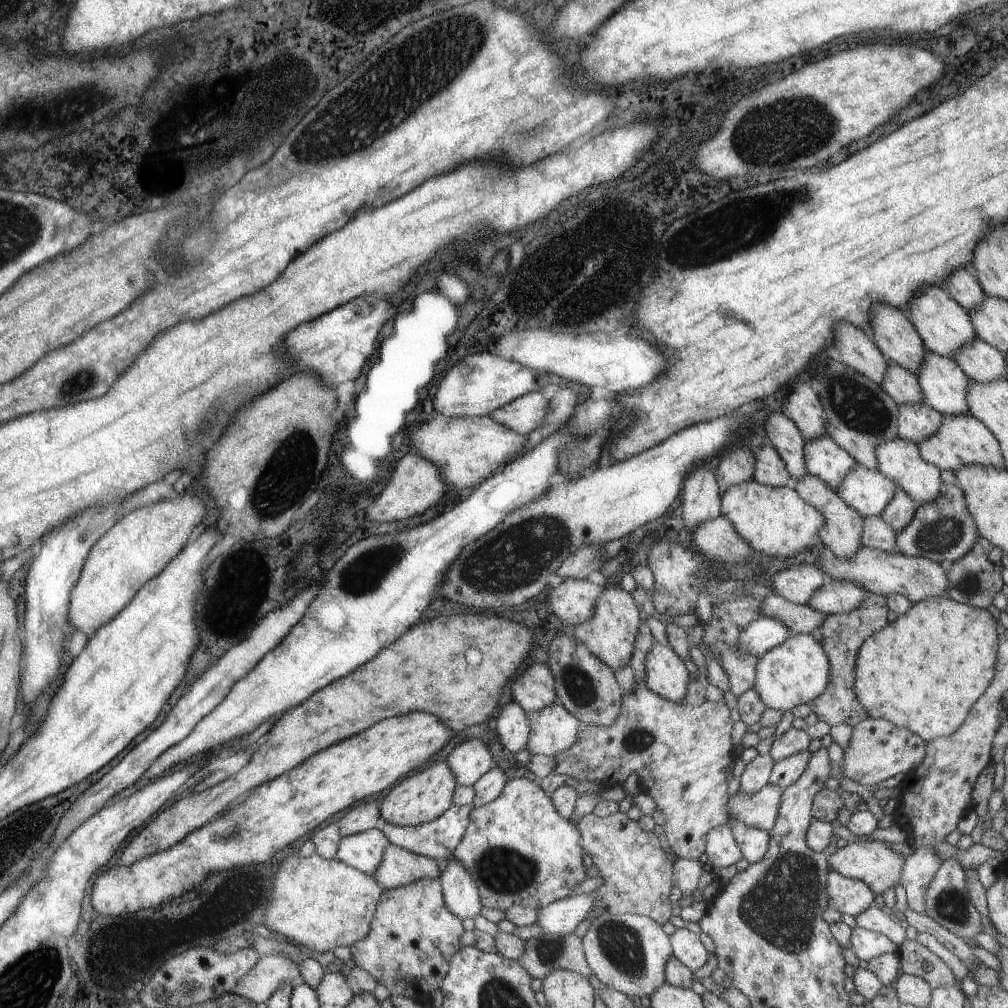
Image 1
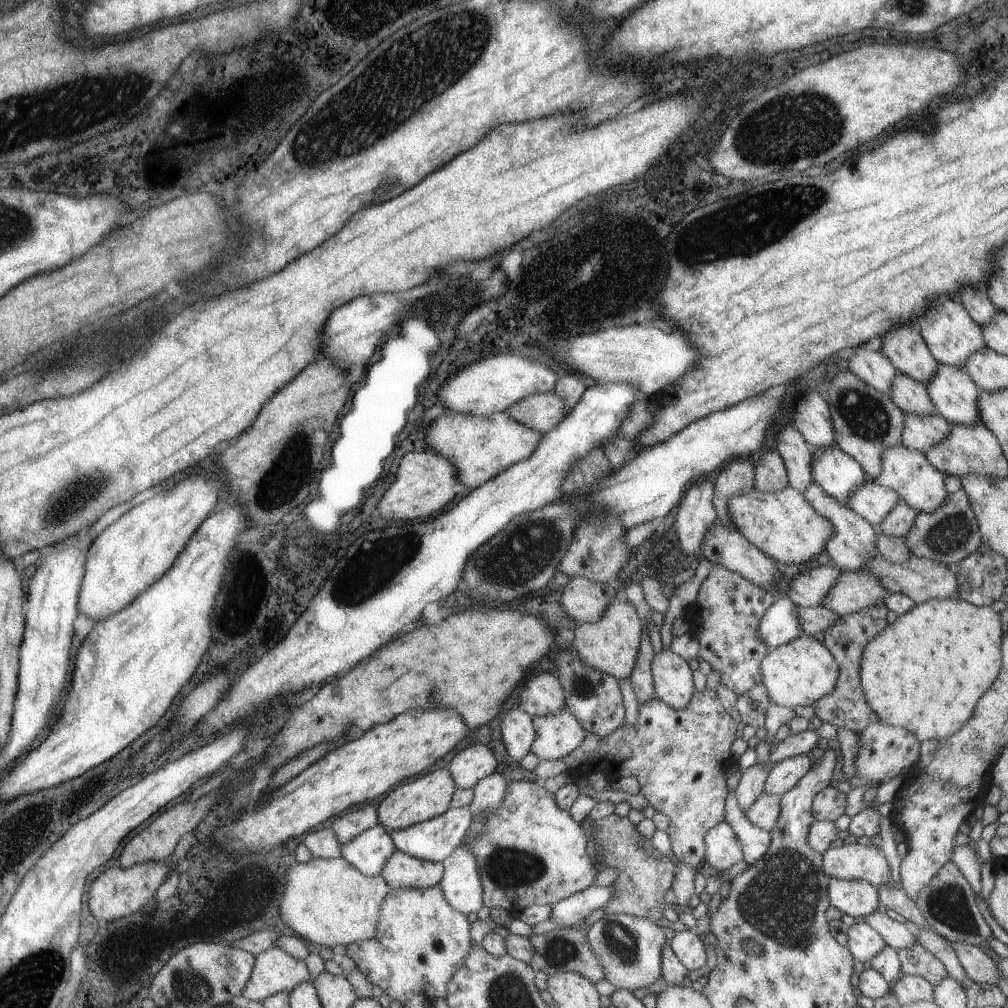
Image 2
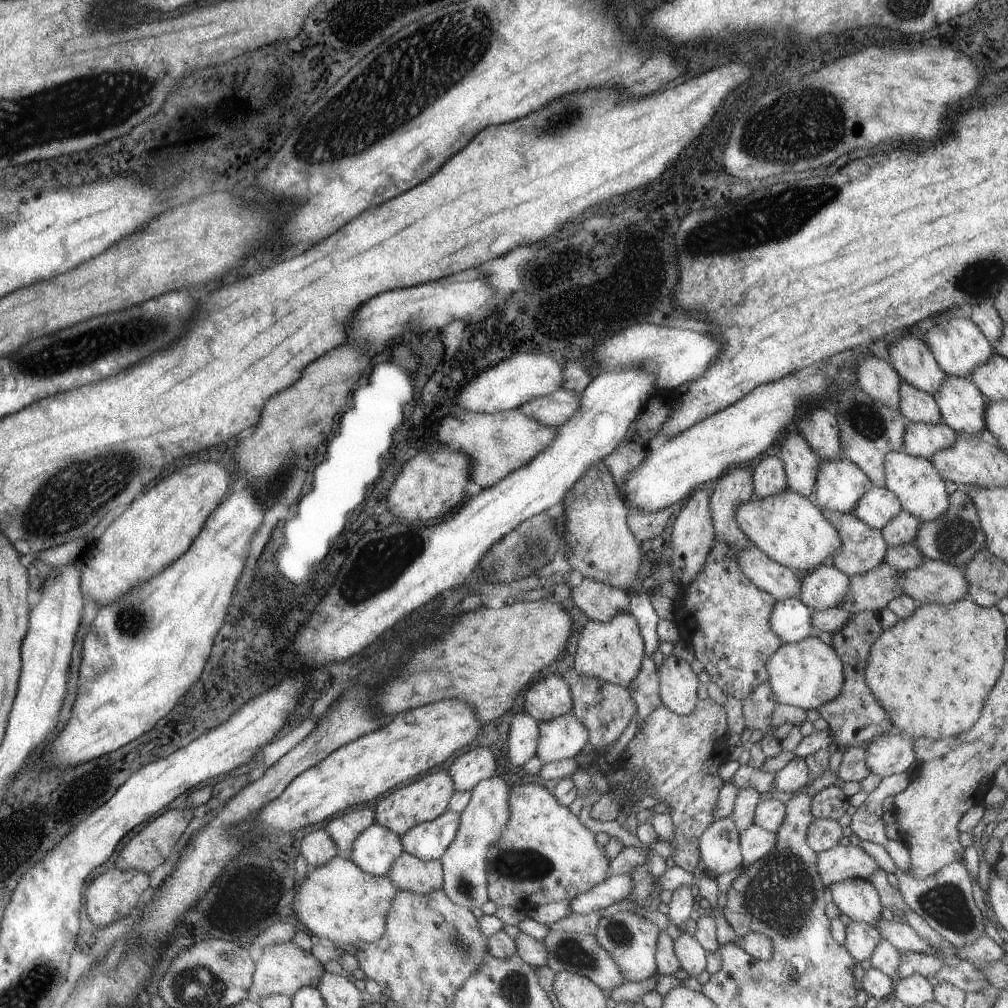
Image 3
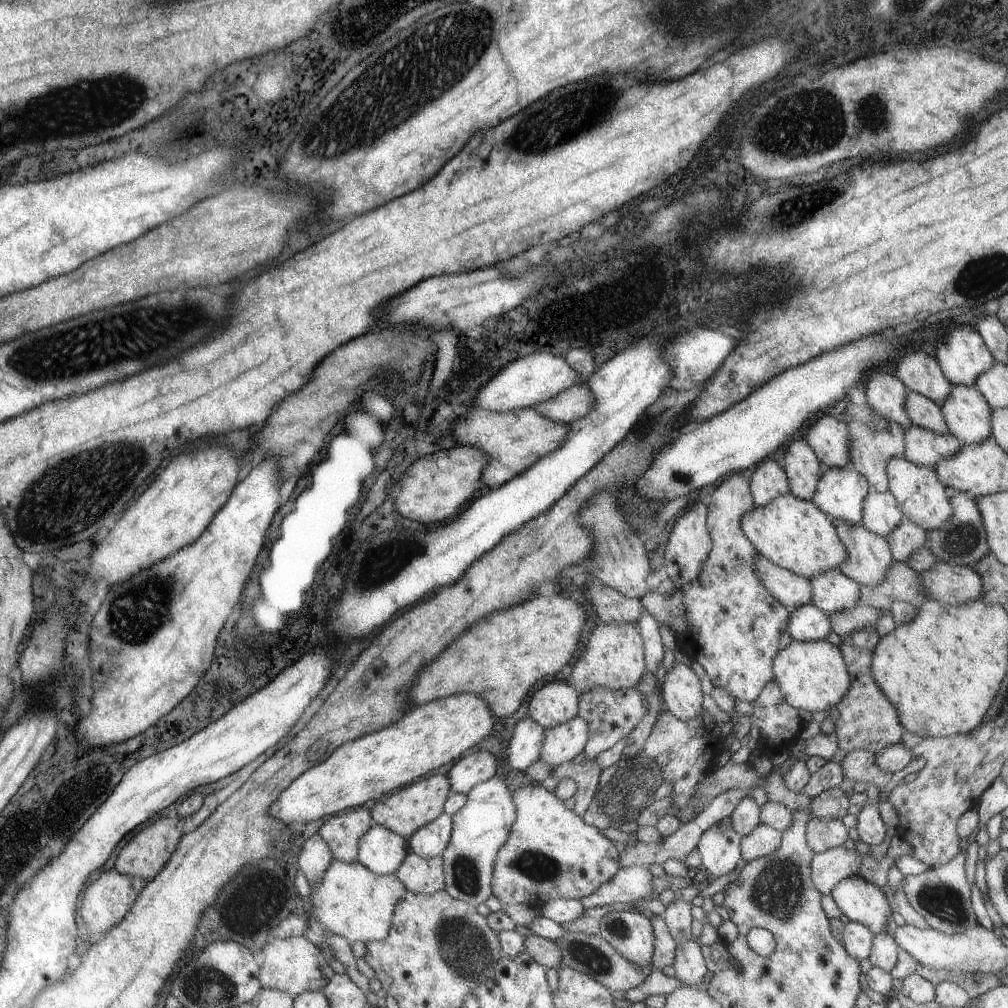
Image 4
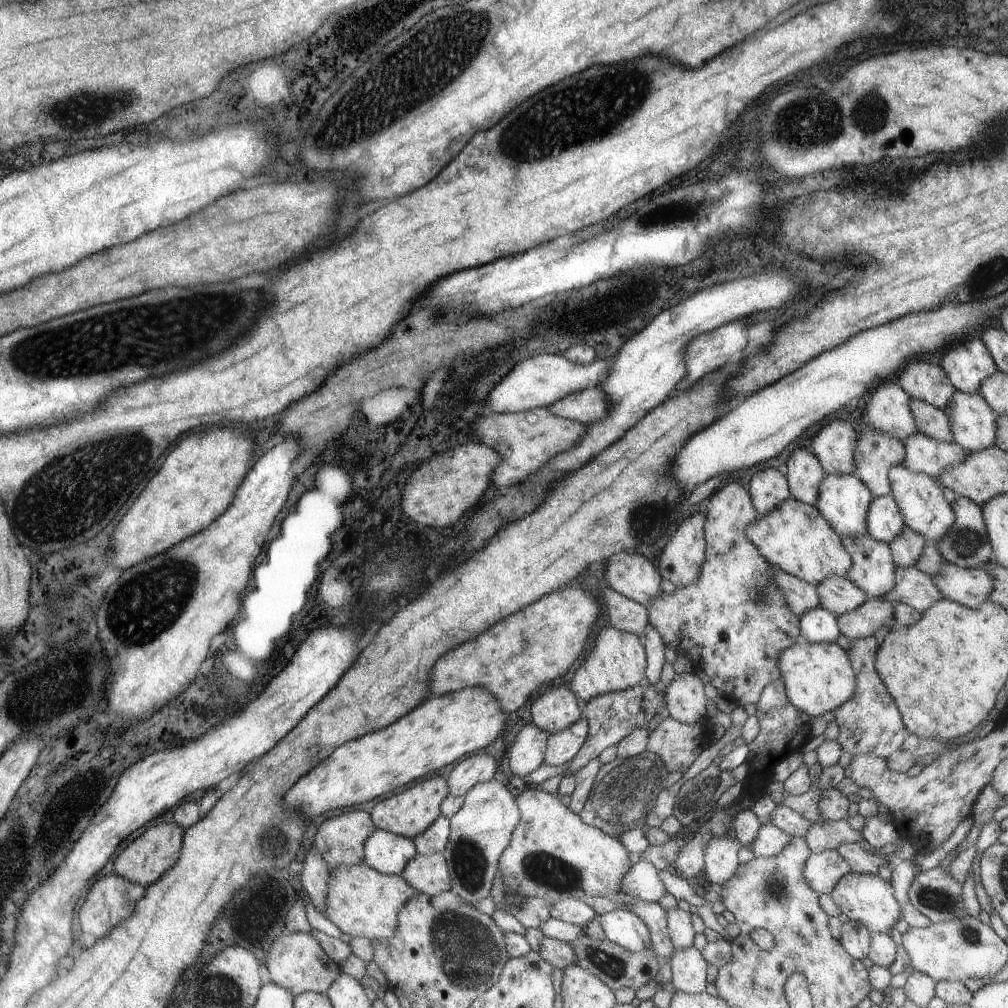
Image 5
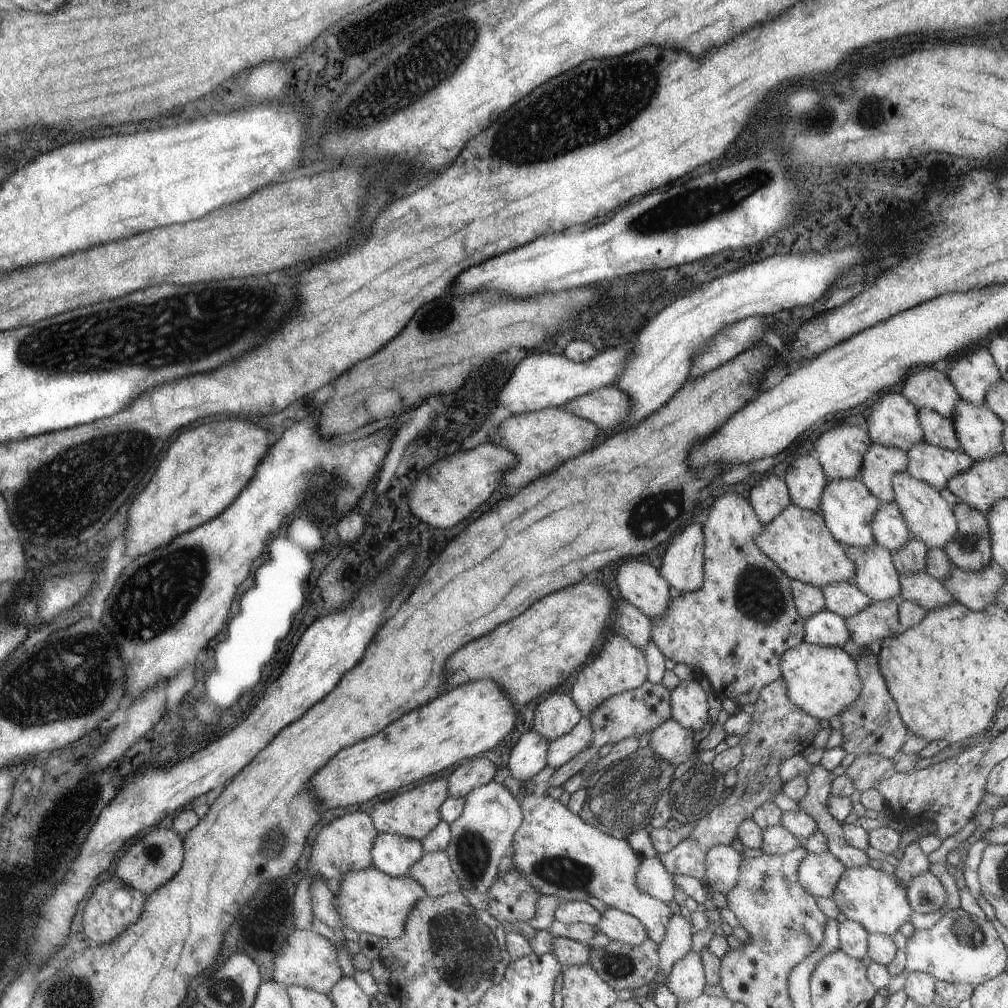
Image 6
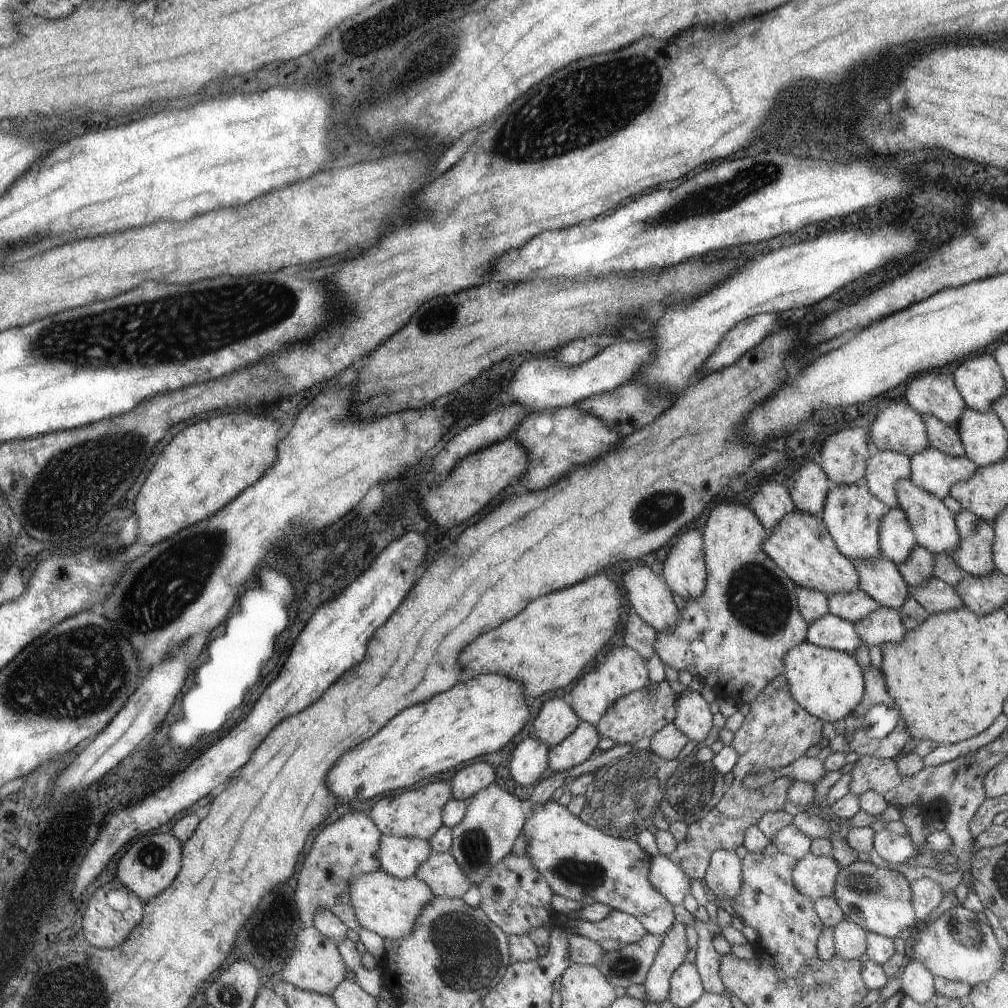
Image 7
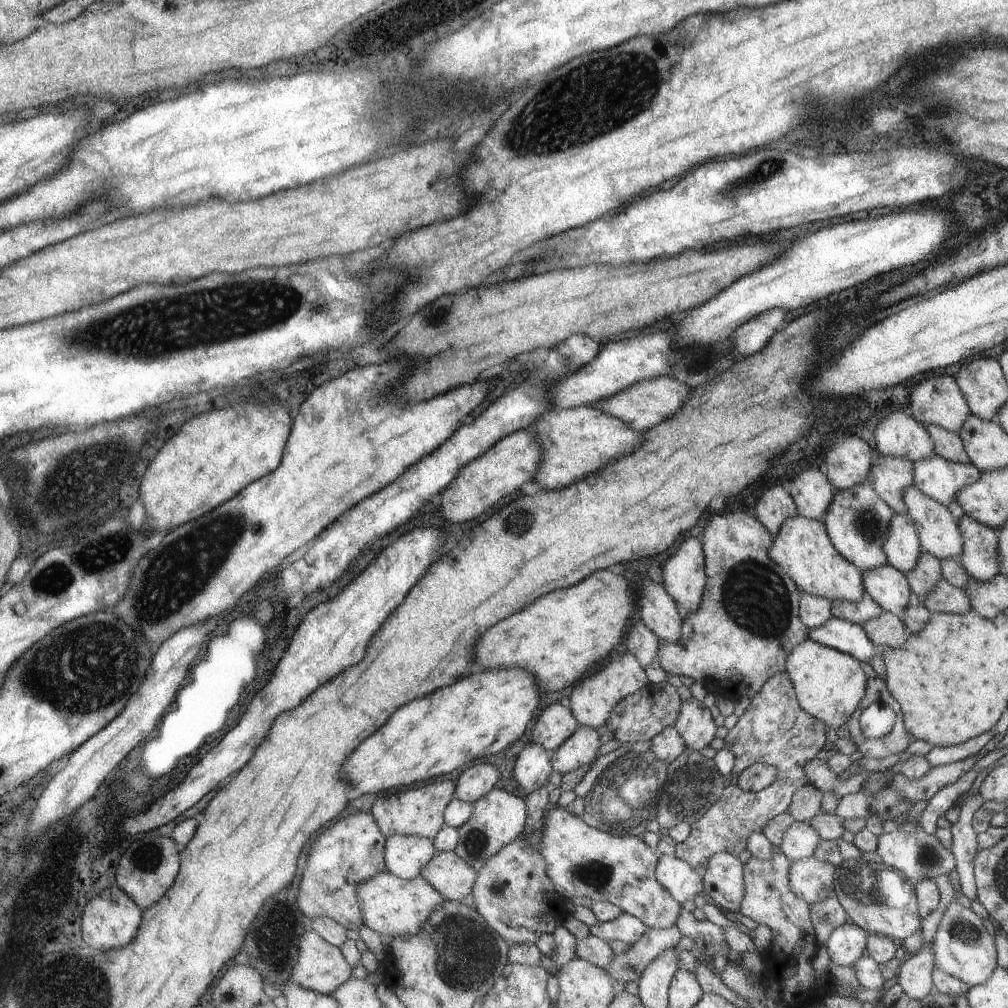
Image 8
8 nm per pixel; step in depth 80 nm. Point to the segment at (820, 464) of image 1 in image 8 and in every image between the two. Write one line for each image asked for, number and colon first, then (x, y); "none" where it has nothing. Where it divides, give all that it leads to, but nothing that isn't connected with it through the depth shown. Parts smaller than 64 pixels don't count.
2: (838, 474)
3: (839, 484)
4: (839, 493)
5: (843, 499)
6: (846, 505)
7: (852, 514)
8: (857, 519)

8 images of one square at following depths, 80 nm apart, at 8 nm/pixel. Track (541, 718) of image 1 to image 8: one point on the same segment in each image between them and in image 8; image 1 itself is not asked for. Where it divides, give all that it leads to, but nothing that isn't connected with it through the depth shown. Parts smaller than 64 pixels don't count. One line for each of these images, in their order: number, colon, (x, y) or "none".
2: (556, 735)
3: (563, 738)
4: (561, 742)
5: (562, 746)
6: (568, 746)
7: (575, 748)
8: (581, 748)

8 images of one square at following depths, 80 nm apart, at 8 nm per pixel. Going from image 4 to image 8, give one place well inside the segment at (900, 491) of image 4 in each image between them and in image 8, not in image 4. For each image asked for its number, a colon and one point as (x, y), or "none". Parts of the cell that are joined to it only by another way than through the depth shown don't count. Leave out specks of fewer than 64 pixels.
5: (924, 510)
6: (928, 518)
7: (932, 523)
8: (937, 532)

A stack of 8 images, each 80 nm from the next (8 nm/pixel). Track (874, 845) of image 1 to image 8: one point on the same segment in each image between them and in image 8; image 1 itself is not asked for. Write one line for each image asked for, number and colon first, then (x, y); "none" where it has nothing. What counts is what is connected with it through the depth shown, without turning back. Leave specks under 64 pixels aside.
2: (867, 863)
3: (837, 863)
4: (829, 867)
5: (822, 870)
6: (818, 874)
7: (814, 876)
8: (810, 878)

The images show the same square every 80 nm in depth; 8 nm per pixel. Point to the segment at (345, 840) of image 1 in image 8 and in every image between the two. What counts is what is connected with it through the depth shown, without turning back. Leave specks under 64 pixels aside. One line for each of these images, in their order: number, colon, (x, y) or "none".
2: (368, 851)
3: (374, 851)
4: (379, 850)
5: (387, 853)
6: (393, 854)
7: (400, 857)
8: (405, 855)

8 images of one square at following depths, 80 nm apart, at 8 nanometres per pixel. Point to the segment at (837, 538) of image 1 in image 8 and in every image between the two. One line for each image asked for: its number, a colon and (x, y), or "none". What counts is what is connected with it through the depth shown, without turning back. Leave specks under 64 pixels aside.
2: (852, 544)
3: (863, 548)
4: (868, 556)
5: (872, 570)
6: (875, 576)
7: (880, 579)
8: (887, 586)

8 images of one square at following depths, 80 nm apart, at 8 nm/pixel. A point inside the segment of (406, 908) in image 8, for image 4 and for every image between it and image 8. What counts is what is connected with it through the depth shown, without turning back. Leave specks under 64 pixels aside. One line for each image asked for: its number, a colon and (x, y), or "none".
4: (349, 901)
5: (362, 903)
6: (368, 901)
7: (389, 906)

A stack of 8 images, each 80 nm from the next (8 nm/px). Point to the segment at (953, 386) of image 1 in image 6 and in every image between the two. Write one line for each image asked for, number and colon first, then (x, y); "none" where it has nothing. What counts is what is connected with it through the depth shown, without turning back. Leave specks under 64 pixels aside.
2: (954, 395)
3: (962, 407)
4: (966, 412)
5: (973, 422)
6: (979, 431)

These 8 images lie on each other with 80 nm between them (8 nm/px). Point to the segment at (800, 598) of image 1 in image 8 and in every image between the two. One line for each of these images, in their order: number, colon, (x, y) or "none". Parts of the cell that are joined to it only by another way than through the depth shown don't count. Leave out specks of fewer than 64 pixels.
2: (807, 588)
3: (825, 586)
4: (831, 591)
5: (836, 594)
6: (843, 599)
7: (851, 605)
8: (857, 612)

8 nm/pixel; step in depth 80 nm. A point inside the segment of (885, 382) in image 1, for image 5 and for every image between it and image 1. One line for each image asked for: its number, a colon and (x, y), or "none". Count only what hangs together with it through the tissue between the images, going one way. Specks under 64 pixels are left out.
2: (909, 395)
3: (916, 405)
4: (921, 411)
5: (933, 422)

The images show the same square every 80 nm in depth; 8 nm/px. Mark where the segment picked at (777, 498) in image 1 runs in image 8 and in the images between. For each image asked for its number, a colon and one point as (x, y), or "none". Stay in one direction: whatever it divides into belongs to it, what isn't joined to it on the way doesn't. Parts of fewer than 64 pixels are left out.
2: (783, 525)
3: (790, 529)
4: (795, 534)
5: (794, 537)
6: (797, 540)
7: (800, 545)
8: (802, 547)

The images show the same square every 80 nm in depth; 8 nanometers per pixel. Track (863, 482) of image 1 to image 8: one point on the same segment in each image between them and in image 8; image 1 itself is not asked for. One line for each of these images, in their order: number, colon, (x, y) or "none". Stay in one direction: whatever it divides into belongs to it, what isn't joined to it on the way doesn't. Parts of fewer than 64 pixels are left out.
2: (871, 501)
3: (876, 508)
4: (880, 511)
5: (884, 521)
6: (889, 529)
7: (896, 539)
8: (902, 548)

